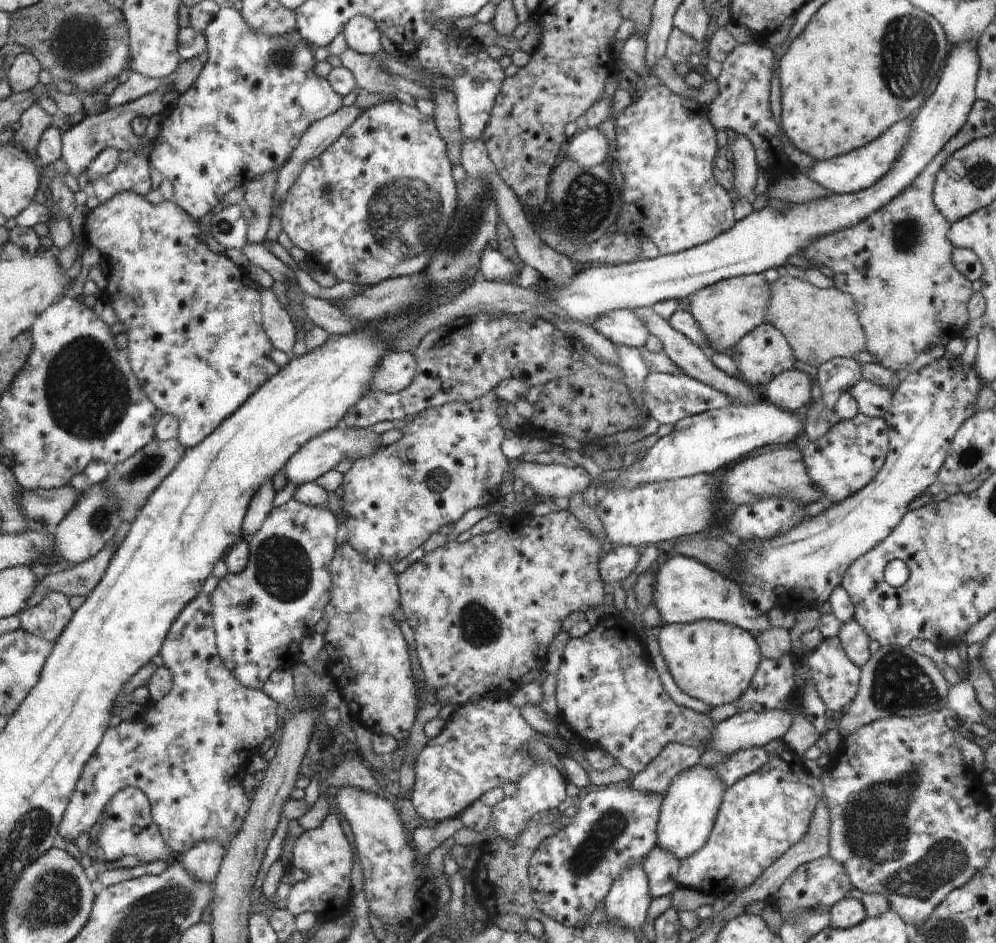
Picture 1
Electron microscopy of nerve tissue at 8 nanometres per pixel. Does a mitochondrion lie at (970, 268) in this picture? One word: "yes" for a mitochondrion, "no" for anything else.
no

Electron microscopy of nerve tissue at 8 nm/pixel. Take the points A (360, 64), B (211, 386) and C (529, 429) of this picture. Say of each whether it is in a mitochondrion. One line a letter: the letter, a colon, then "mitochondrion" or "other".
A: other
B: other
C: other

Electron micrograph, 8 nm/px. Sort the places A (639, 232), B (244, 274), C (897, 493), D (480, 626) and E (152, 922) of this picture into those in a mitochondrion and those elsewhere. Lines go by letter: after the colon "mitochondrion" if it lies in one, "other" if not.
A: other
B: other
C: other
D: mitochondrion
E: mitochondrion

